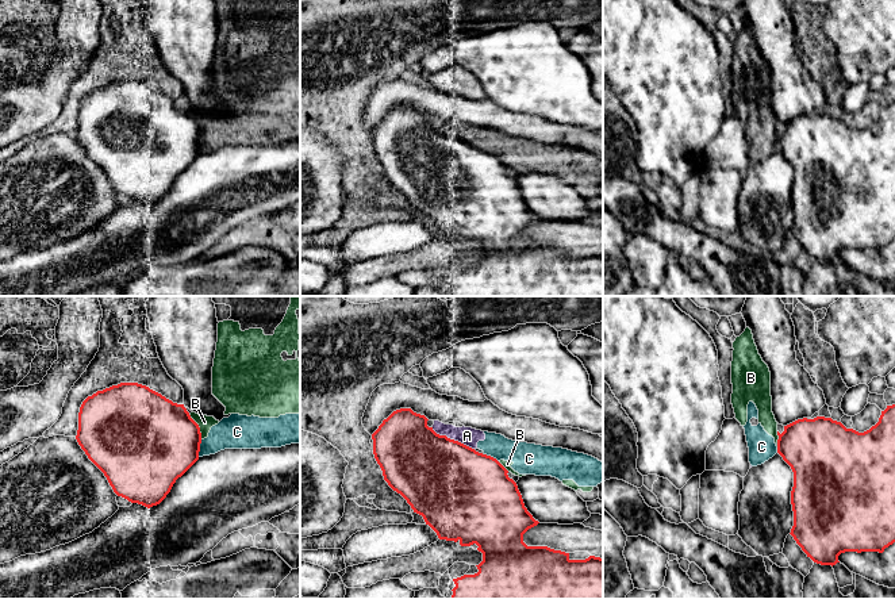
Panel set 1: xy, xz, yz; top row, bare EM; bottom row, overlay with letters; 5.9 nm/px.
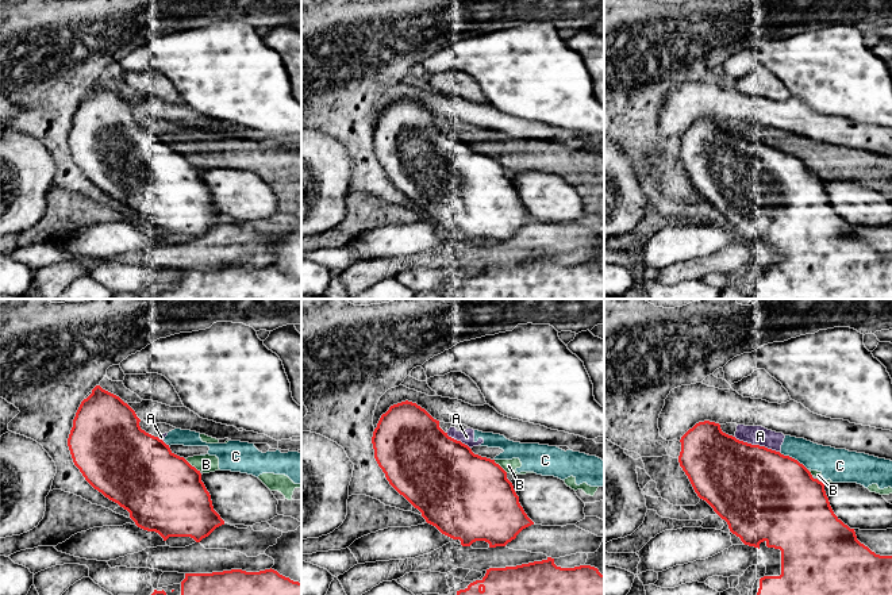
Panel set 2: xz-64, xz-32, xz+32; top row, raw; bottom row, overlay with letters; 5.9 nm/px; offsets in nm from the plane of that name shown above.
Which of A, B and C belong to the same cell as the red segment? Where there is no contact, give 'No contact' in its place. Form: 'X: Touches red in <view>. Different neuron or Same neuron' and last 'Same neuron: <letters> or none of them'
A: Touches red in xz. Different neuron
B: Touches red in xy. Different neuron
C: Touches red in xy. Different neuron
Same neuron: none of them

